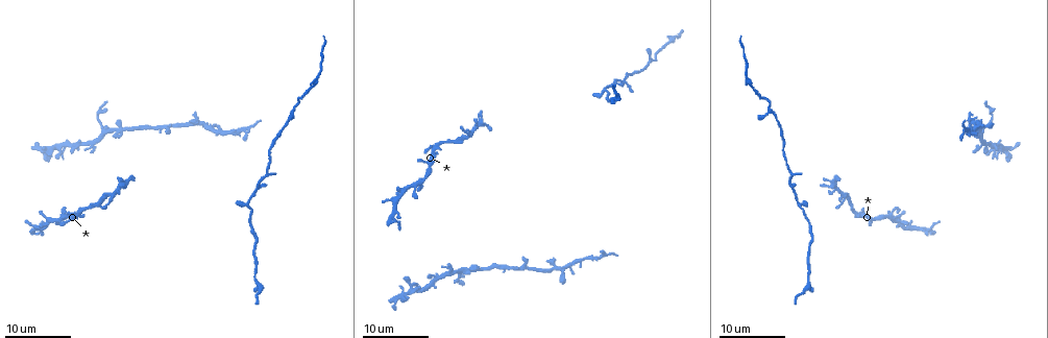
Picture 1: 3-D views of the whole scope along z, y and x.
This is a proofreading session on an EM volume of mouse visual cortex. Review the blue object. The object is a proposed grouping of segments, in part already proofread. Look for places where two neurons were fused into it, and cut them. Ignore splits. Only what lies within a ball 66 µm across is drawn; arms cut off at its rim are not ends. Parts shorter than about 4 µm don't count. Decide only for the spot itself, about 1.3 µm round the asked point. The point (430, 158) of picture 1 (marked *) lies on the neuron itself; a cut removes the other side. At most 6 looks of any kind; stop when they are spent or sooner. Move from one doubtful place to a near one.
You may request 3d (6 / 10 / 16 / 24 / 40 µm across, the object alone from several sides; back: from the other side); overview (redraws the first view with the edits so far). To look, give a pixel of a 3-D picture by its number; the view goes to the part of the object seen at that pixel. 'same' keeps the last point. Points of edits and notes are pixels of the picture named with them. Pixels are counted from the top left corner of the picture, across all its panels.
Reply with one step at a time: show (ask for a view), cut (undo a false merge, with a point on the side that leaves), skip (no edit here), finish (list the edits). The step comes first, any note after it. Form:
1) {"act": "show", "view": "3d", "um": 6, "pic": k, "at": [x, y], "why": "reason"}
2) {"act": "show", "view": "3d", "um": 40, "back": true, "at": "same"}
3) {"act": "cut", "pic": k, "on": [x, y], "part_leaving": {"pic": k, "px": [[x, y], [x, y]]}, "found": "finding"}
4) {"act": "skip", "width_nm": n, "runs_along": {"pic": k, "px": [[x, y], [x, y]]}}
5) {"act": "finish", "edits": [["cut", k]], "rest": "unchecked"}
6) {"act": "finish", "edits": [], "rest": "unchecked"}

{"act": "show", "view": "3d", "um": 16, "pic": 1, "at": [248, 204], "why": "small branch off a trunk"}

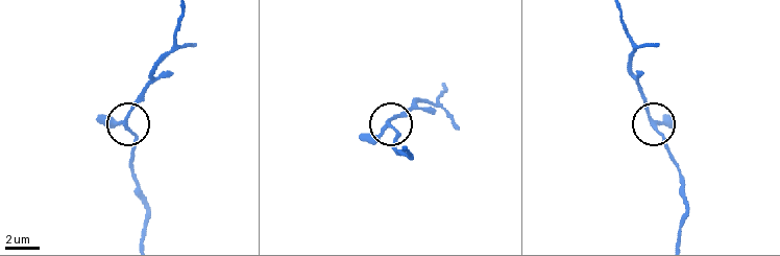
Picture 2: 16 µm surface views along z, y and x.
{"act": "show", "view": "3d", "um": 10, "pic": 2, "at": [651, 124]}

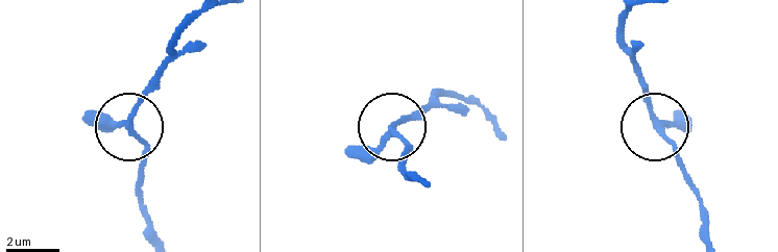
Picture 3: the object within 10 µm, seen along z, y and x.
{"act": "show", "view": "3d", "um": 6, "pic": 3, "at": [658, 125]}

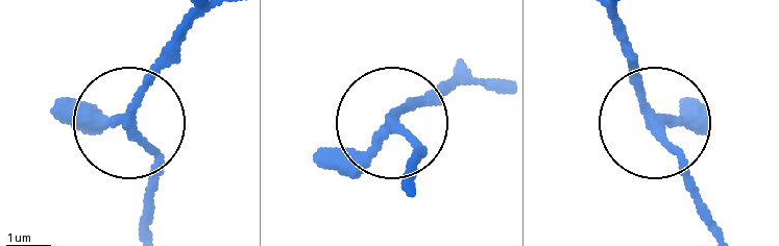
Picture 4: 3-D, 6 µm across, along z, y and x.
{"act": "skip", "width_nm": 180, "found": "one neuron here"}

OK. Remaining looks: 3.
{"act": "show", "view": "3d", "um": 16, "pic": 1, "at": [790, 170], "why": "three-way junction"}

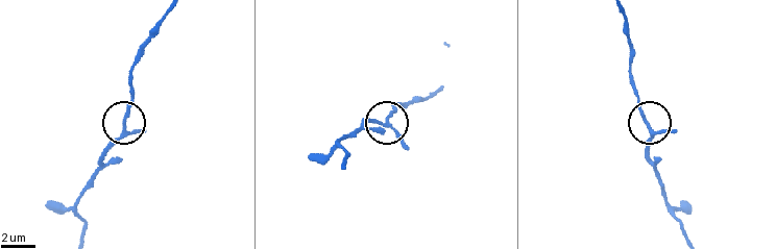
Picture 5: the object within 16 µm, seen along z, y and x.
{"act": "show", "view": "3d", "um": 10, "pic": 5, "at": [387, 117]}

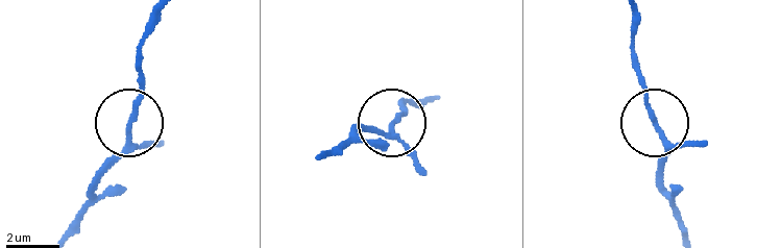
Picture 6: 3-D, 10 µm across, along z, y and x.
{"act": "skip", "found": "one neuron here"}

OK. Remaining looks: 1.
{"act": "finish", "edits": [], "rest": "unchecked"}

